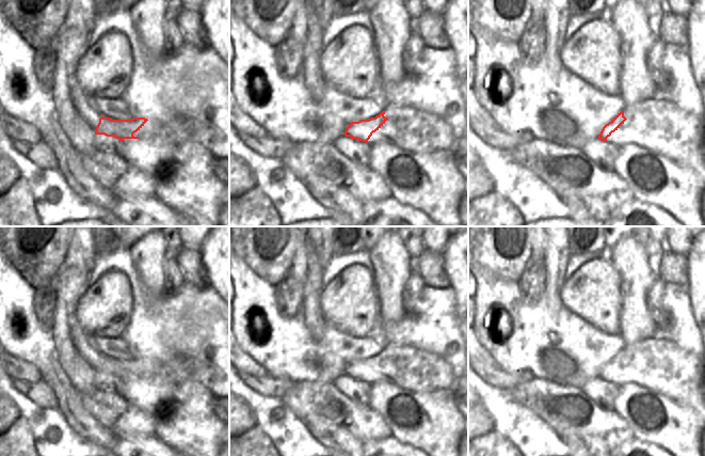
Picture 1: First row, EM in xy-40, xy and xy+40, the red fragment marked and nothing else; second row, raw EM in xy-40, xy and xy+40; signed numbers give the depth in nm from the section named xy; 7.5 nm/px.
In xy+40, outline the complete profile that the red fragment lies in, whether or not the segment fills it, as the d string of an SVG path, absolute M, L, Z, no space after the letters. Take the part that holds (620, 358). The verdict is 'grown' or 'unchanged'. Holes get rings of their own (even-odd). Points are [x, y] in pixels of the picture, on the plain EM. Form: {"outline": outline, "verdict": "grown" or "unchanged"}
{"outline": "M621 350L603 366L597 378L589 380L581 388L590 399L606 410L613 410L613 403L620 392L620 387L608 382L607 377L618 369L626 359L624 350Z", "verdict": "grown"}

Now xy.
{"outline": "M382 350L375 357L352 361L347 366L345 374L334 381L336 389L356 404L368 406L370 403L368 379L388 359L384 353L385 350Z", "verdict": "grown"}

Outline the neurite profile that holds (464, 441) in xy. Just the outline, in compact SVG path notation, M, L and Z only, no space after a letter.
M468 429L460 441L460 456L468 456Z

